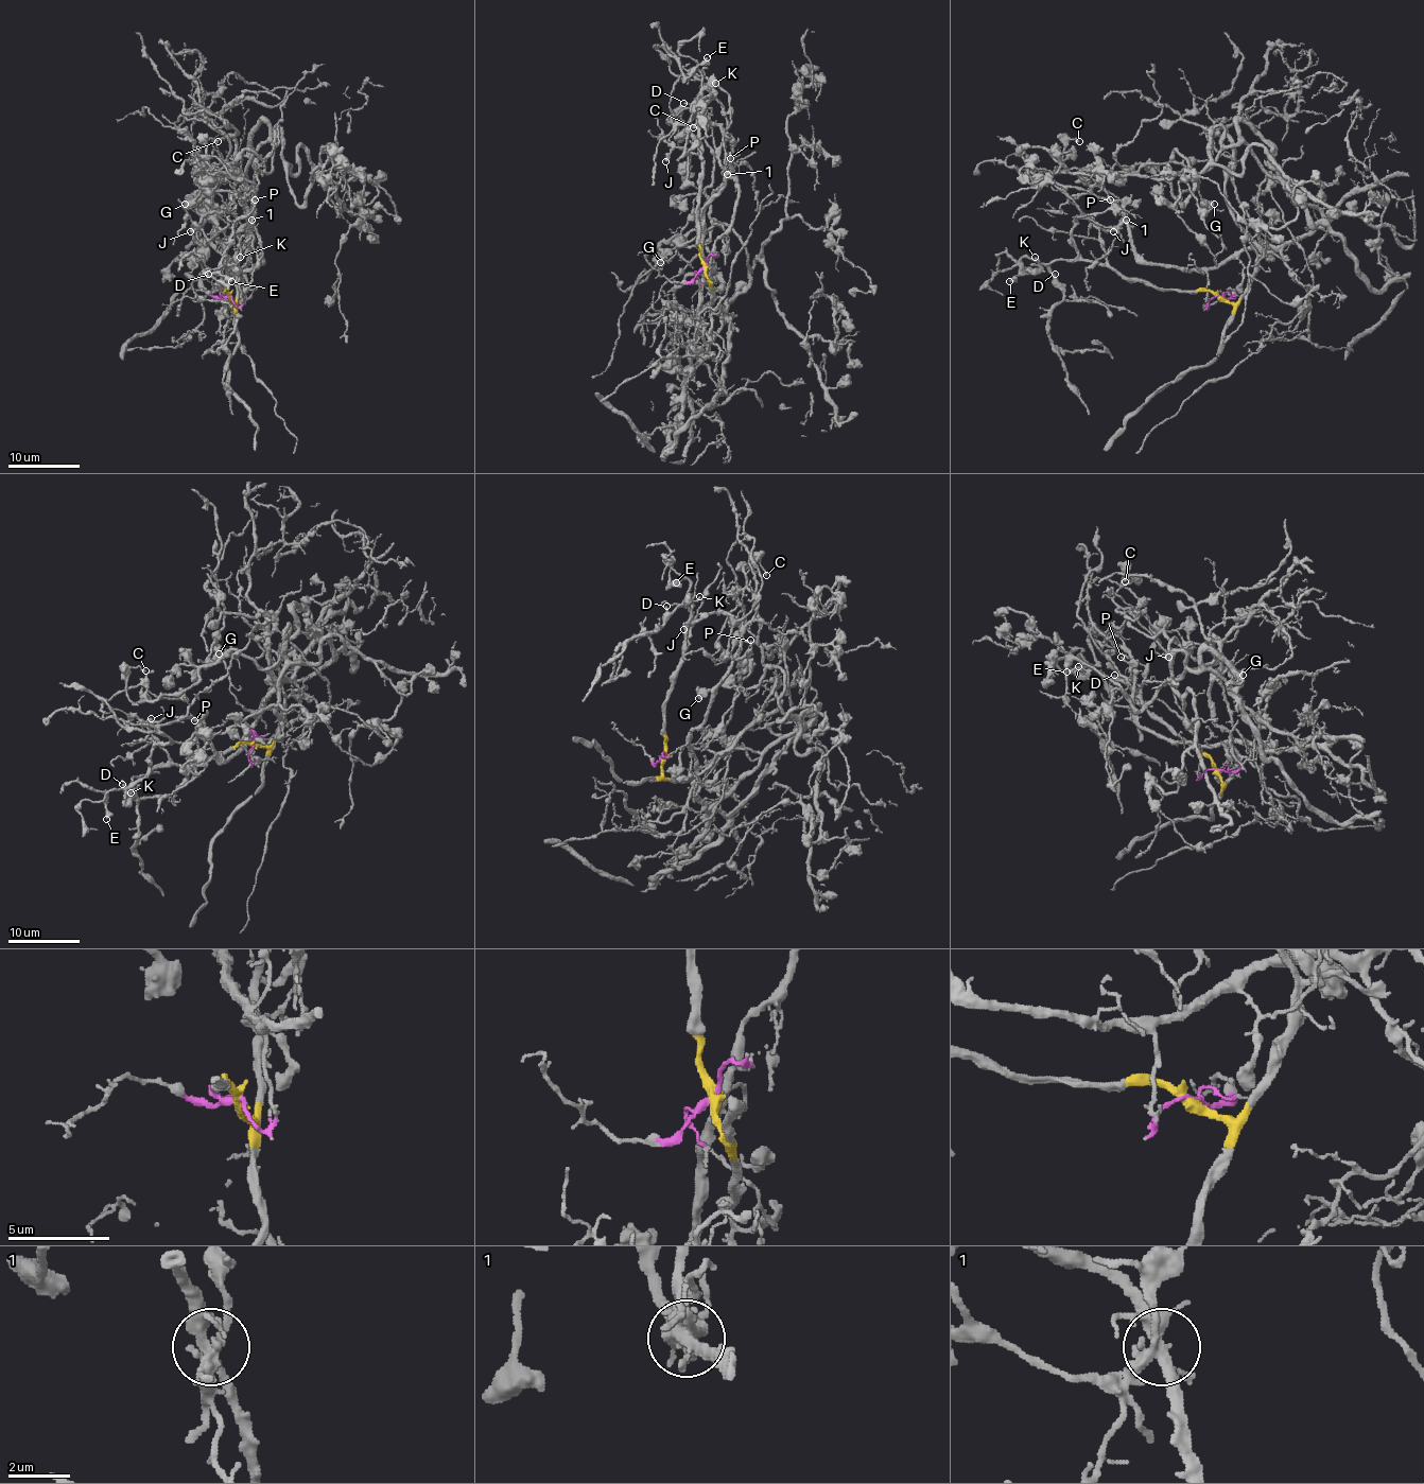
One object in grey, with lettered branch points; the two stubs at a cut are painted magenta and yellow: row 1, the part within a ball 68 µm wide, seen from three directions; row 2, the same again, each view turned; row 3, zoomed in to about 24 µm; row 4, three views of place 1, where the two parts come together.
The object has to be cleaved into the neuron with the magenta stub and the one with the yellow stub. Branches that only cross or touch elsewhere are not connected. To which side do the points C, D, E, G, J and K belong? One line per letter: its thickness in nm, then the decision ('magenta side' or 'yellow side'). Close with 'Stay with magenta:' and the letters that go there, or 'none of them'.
C: calibre 200 nm; magenta side
D: calibre 160 nm; yellow side
E: calibre 360 nm; yellow side
G: calibre 550 nm; magenta side
J: calibre 360 nm; yellow side
K: calibre 180 nm; yellow side
Stay with magenta: C, G

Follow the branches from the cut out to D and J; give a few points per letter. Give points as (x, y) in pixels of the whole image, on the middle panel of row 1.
D: (705, 267), (699, 257), (698, 203), (704, 104), (699, 99), (689, 104), (683, 102)
J: (705, 267), (699, 257), (698, 203), (701, 158), (676, 147), (671, 149), (665, 161)

